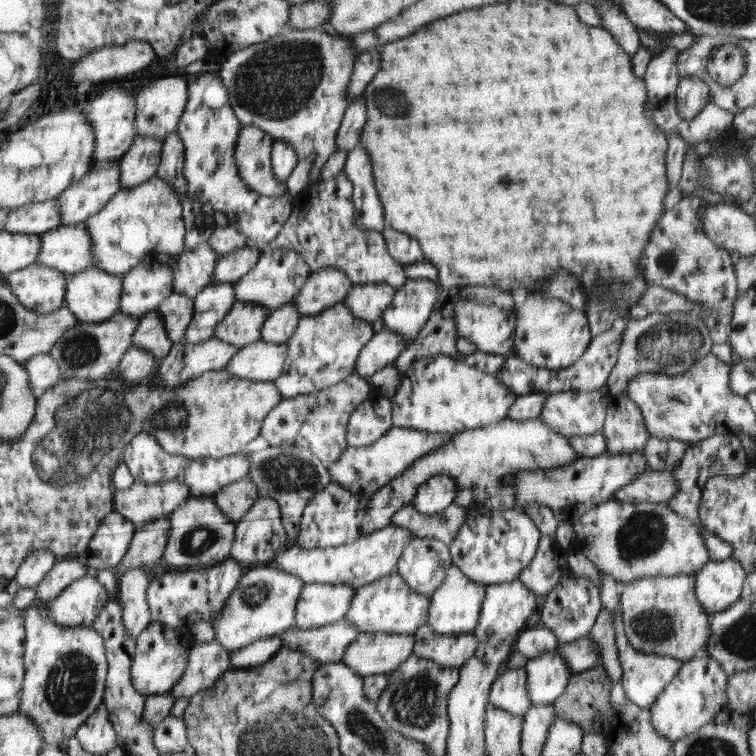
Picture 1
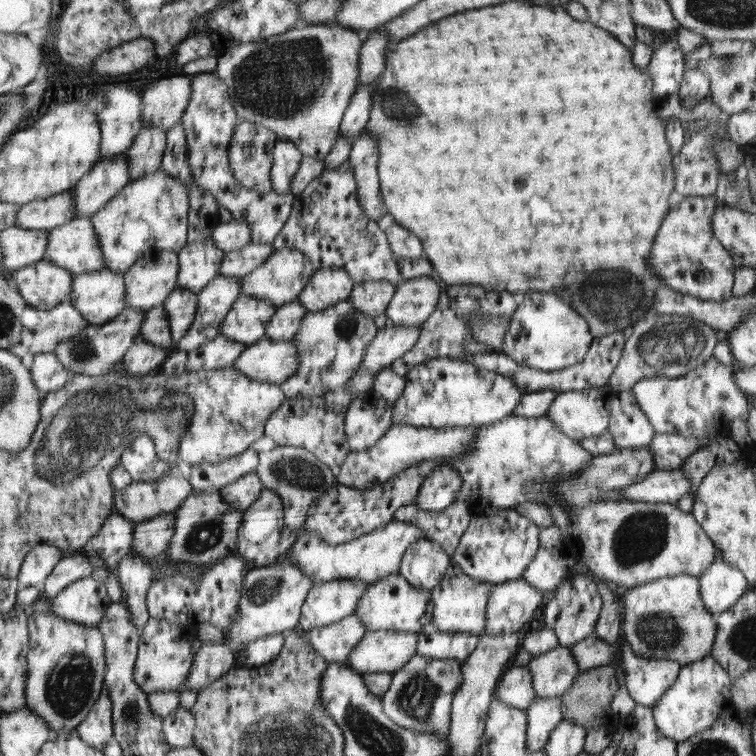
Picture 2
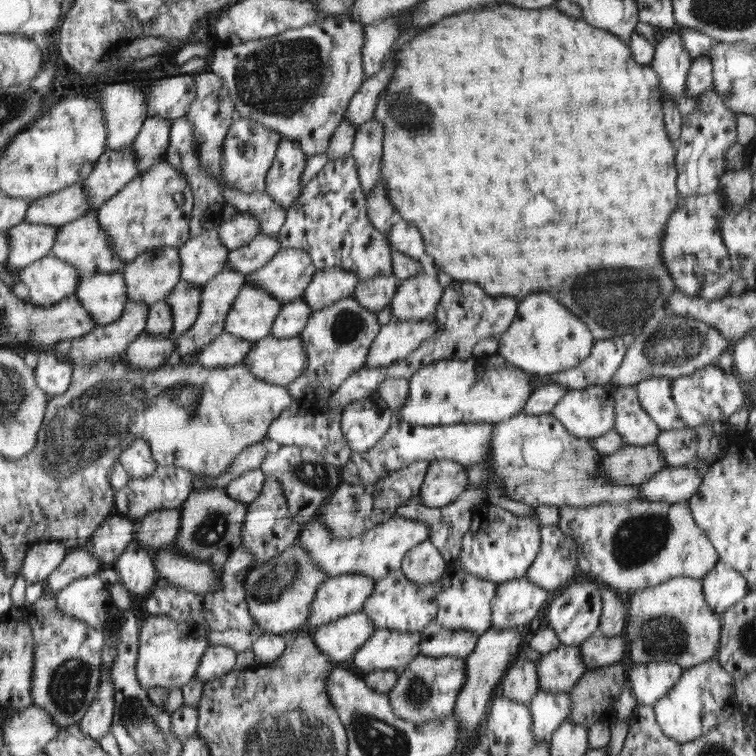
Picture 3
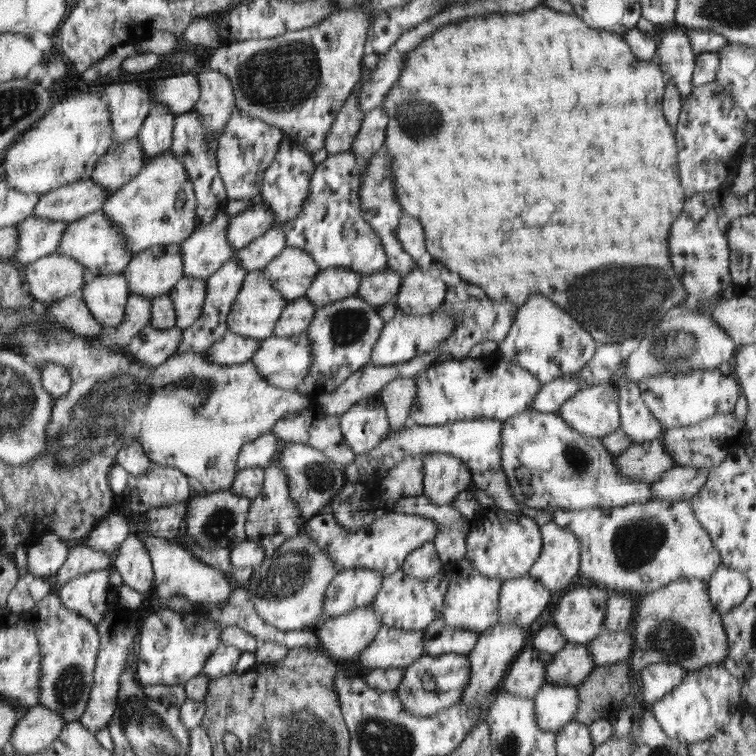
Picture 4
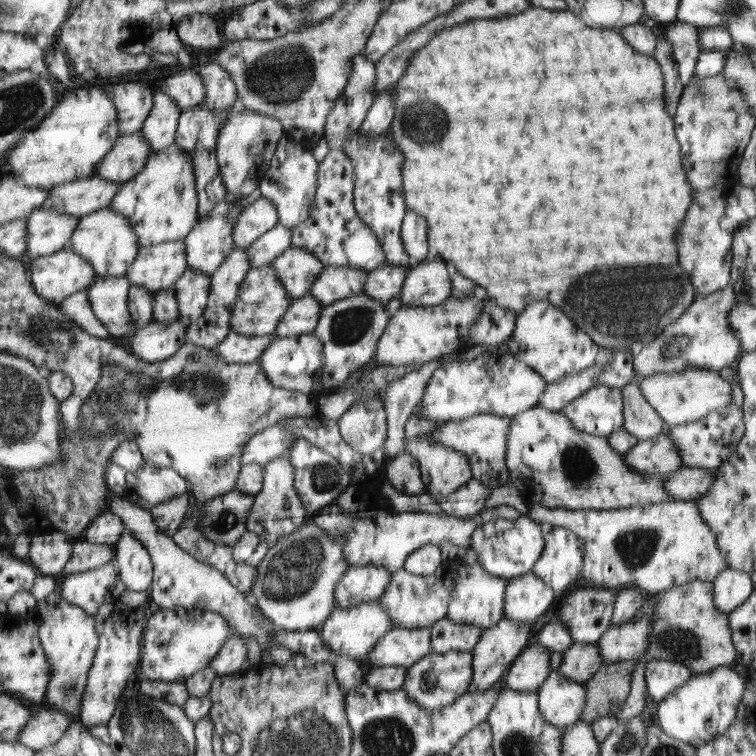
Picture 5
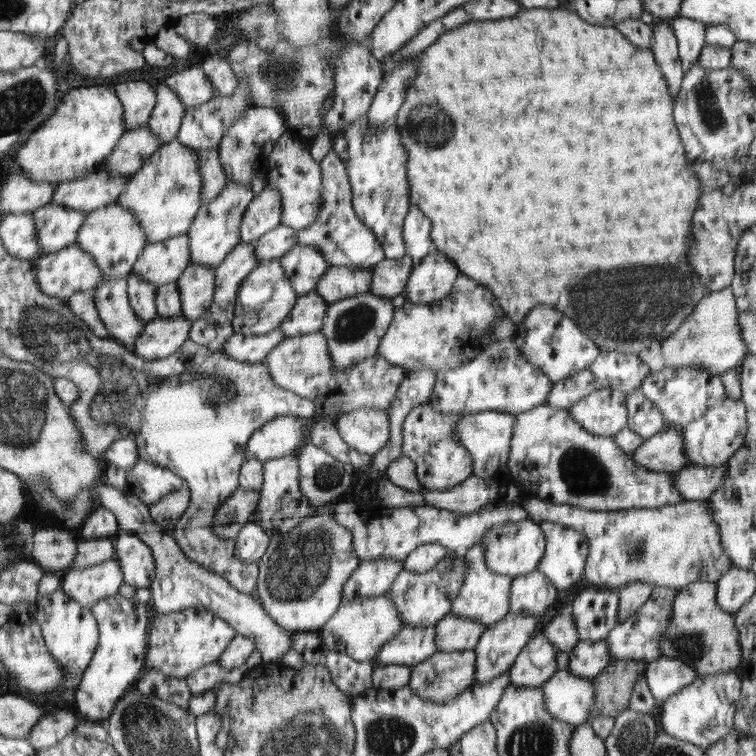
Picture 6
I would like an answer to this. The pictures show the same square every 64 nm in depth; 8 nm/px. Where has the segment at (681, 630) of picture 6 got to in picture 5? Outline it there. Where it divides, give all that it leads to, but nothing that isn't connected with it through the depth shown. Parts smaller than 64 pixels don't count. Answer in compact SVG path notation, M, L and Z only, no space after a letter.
M693 580L680 586L660 590L658 595L655 595L655 616L648 636L648 647L644 657L636 662L631 692L622 711L616 716L617 724L626 724L634 716L651 712L653 705L646 695L644 678L647 662L654 660L678 662L692 673L706 673L722 666L731 667L736 661L729 616L717 609L713 601L713 590L711 582Z

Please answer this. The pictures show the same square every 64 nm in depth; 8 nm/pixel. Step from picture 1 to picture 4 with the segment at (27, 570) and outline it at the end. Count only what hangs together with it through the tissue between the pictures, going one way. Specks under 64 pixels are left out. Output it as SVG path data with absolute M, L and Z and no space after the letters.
M48 533L28 545L28 579L57 577L60 567L67 559L69 549L70 546L56 533Z

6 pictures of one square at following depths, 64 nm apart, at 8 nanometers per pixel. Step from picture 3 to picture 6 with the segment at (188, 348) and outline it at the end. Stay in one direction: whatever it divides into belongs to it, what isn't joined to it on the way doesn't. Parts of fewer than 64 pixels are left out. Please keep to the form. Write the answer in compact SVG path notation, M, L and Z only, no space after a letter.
M239 244L225 260L216 268L217 274L213 305L206 310L206 313L192 322L192 329L189 333L190 340L194 340L199 345L206 346L208 350L214 352L223 352L225 343L233 335L235 305L237 304L237 295L242 281L252 272L257 265L257 256L253 244Z

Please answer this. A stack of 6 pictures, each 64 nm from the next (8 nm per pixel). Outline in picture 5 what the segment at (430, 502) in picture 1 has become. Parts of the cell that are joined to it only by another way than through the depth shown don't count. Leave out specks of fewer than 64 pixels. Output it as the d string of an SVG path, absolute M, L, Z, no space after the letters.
M414 412L405 424L405 442L406 452L417 458L420 462L422 482L425 485L425 492L430 496L445 497L451 495L460 486L465 485L471 478L473 478L472 466L469 458L459 450L452 448L444 448L440 444L432 444L430 442L430 434L439 428L444 422L431 421L421 417Z

